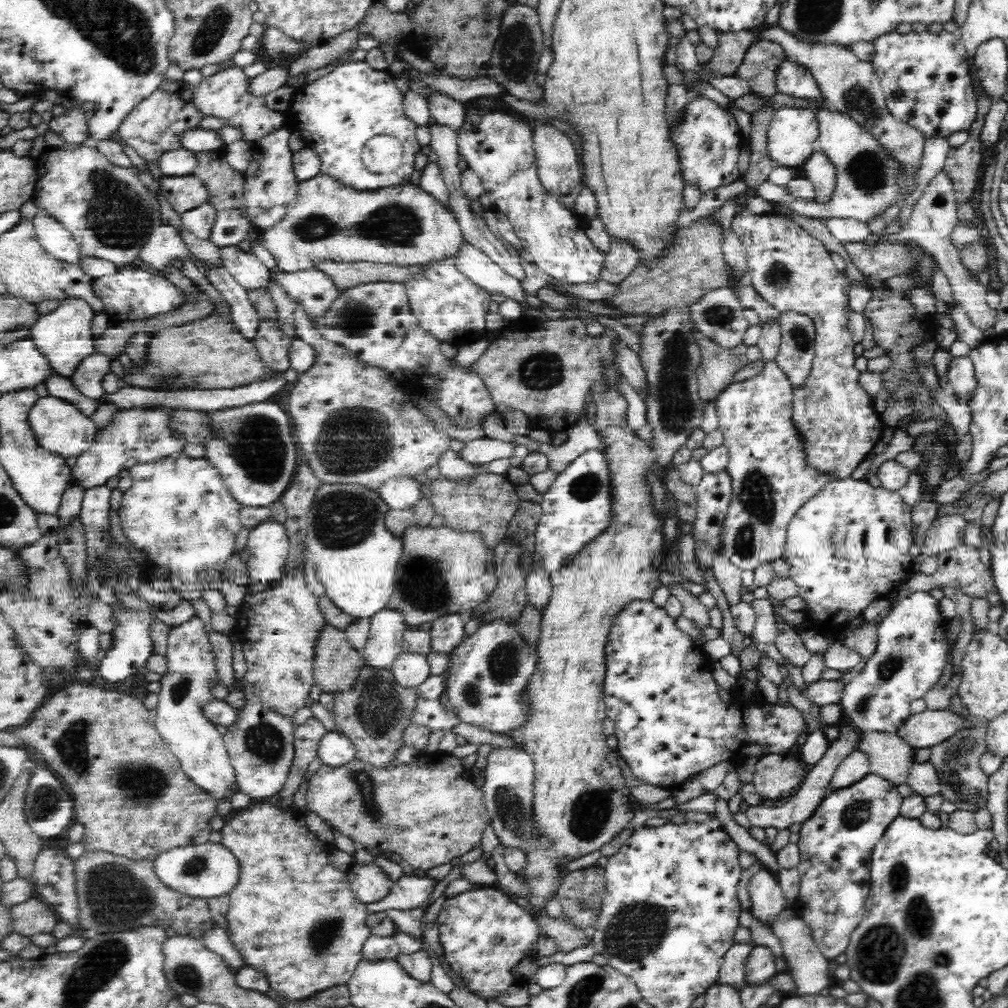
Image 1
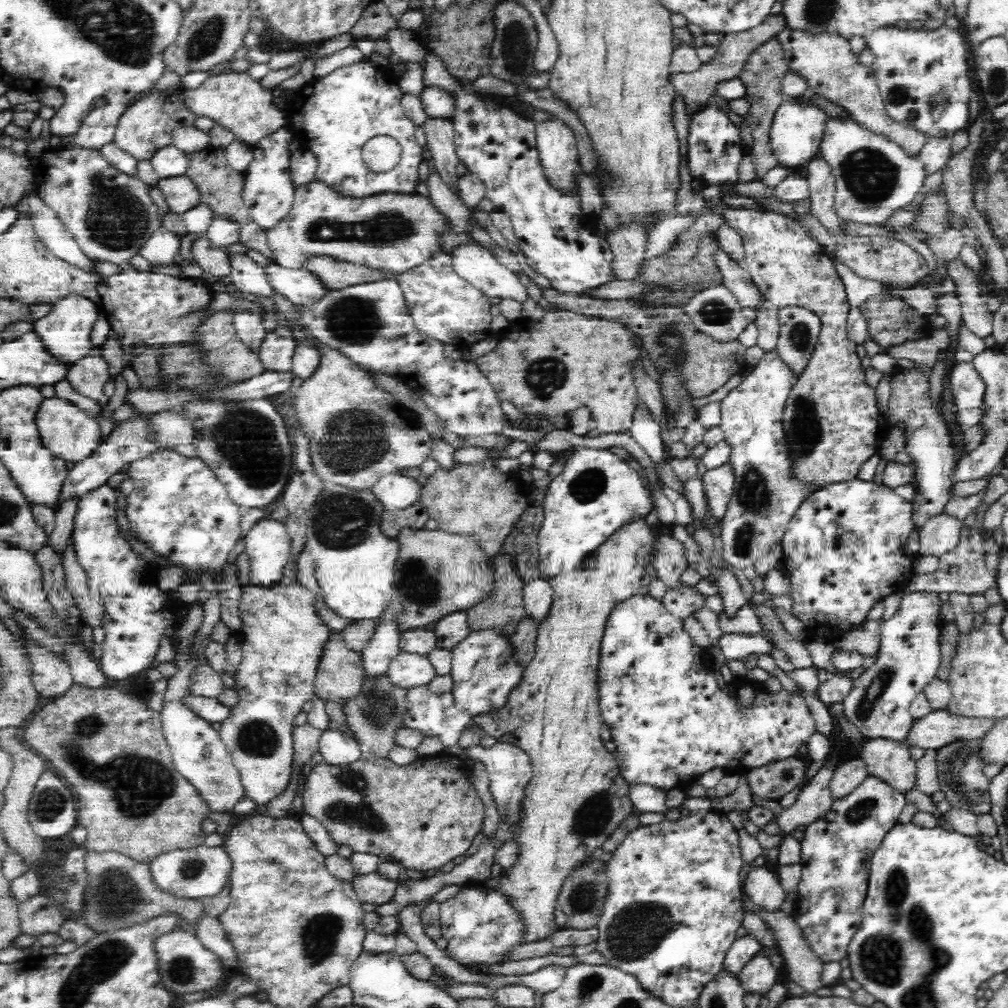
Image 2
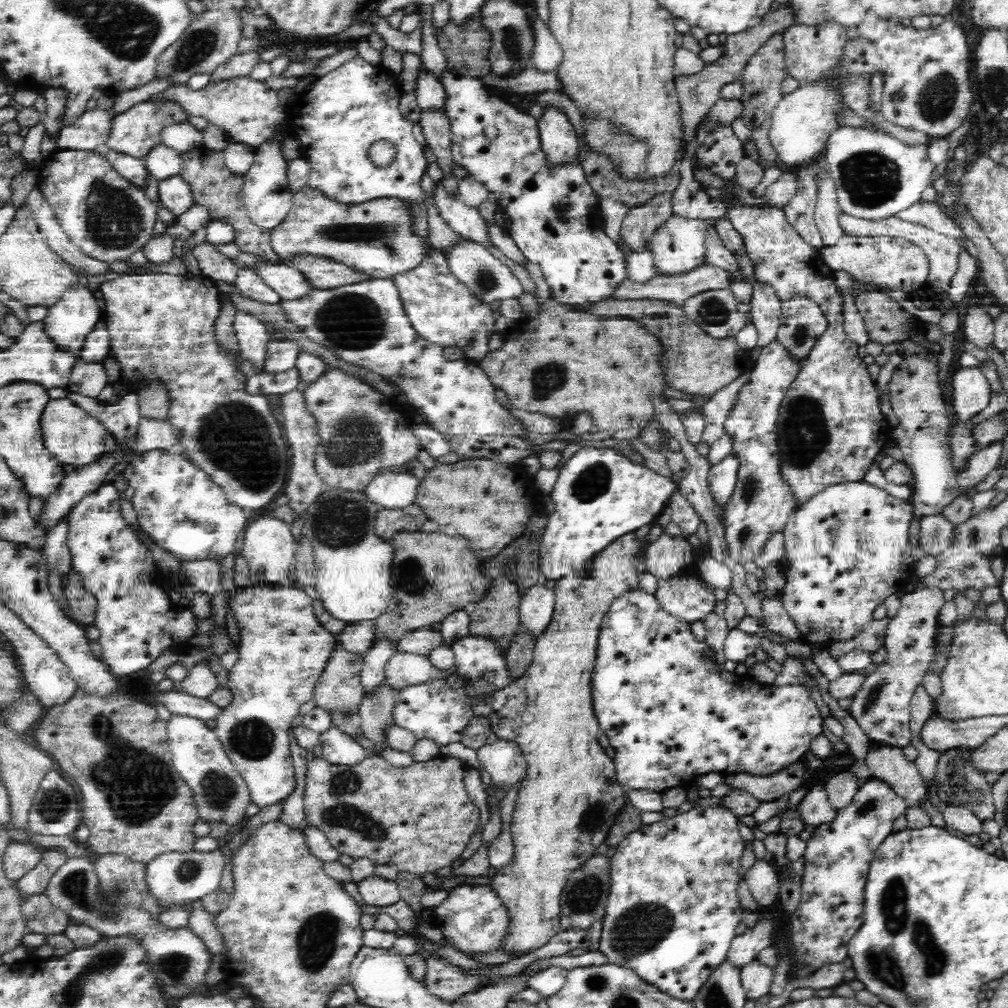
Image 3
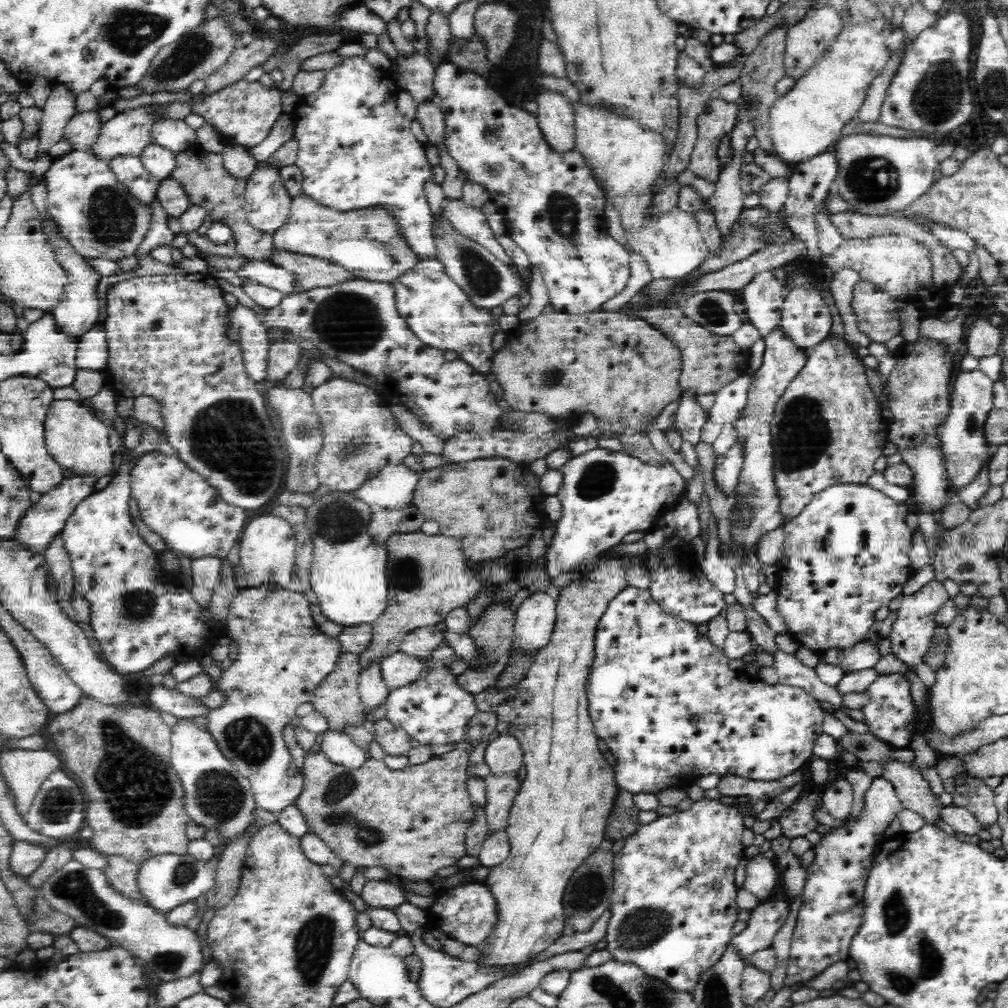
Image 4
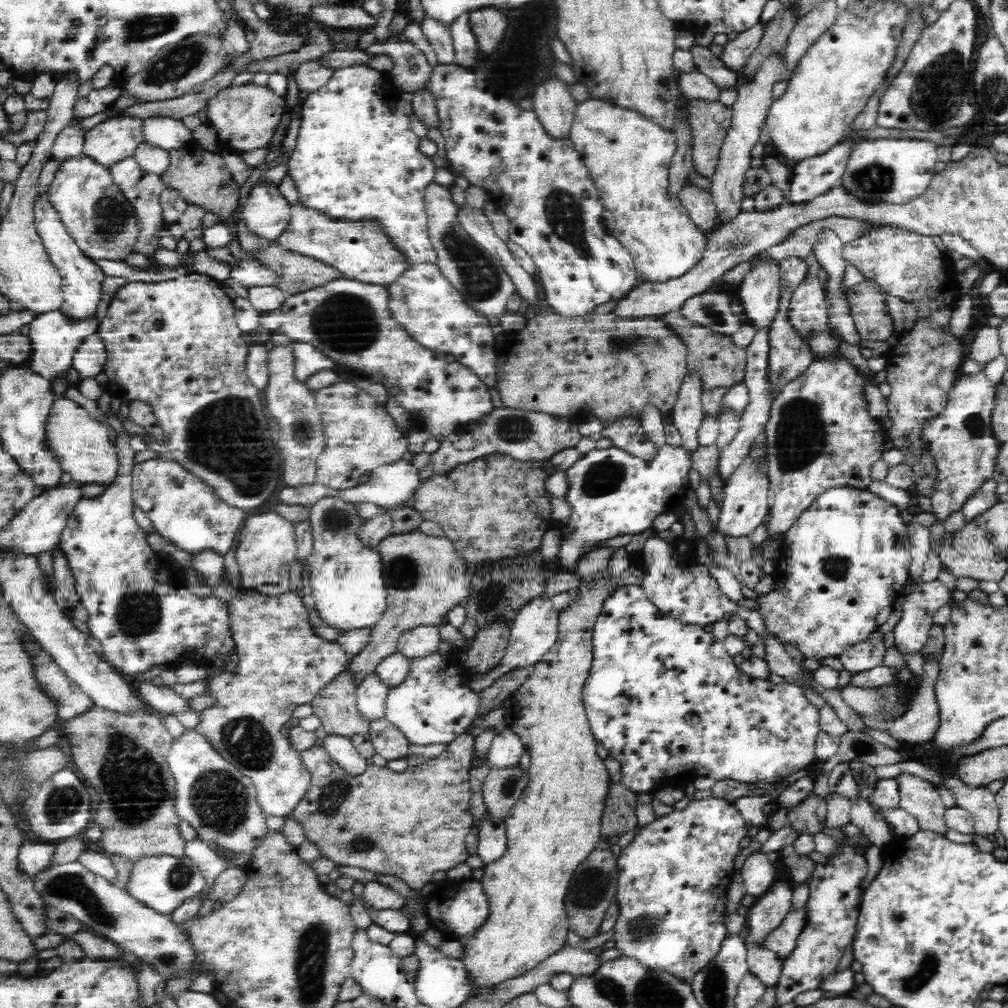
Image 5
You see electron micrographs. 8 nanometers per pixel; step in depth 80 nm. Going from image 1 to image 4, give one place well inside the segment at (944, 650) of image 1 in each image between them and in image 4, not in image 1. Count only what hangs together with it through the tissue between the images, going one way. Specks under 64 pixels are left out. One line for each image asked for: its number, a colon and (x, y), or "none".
2: (908, 657)
3: (881, 707)
4: (886, 714)

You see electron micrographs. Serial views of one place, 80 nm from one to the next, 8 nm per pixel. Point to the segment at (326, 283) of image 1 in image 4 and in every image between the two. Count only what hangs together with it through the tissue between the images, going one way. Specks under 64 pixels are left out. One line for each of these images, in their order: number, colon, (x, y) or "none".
2: (300, 287)
3: (289, 283)
4: (266, 274)

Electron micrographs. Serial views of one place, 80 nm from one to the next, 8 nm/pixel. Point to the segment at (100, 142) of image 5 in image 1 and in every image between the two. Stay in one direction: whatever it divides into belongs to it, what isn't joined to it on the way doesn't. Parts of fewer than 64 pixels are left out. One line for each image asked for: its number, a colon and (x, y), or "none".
1: (155, 125)
2: (147, 126)
3: (136, 131)
4: (127, 133)

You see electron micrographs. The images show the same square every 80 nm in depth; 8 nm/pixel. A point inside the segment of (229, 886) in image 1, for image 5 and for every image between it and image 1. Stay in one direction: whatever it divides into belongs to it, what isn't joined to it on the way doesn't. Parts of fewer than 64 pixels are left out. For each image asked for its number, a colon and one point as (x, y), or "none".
2: (200, 872)
3: (177, 878)
4: (168, 880)
5: (162, 882)

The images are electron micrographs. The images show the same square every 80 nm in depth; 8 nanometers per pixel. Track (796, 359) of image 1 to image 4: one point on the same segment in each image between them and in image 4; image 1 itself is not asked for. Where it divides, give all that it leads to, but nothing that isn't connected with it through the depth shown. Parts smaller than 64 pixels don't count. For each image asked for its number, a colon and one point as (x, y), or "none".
2: (799, 328)
3: (802, 324)
4: (805, 319)

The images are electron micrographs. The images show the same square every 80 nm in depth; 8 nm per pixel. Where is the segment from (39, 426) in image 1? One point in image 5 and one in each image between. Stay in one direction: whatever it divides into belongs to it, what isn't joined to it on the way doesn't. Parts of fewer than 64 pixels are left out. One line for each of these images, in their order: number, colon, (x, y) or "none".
2: (71, 435)
3: (75, 439)
4: (79, 442)
5: (81, 445)

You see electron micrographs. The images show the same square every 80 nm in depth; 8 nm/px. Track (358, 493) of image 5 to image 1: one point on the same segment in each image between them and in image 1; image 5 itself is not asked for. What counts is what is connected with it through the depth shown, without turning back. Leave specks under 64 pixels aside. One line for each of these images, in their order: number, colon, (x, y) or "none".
1: (399, 493)
2: (396, 492)
3: (390, 491)
4: (393, 487)

